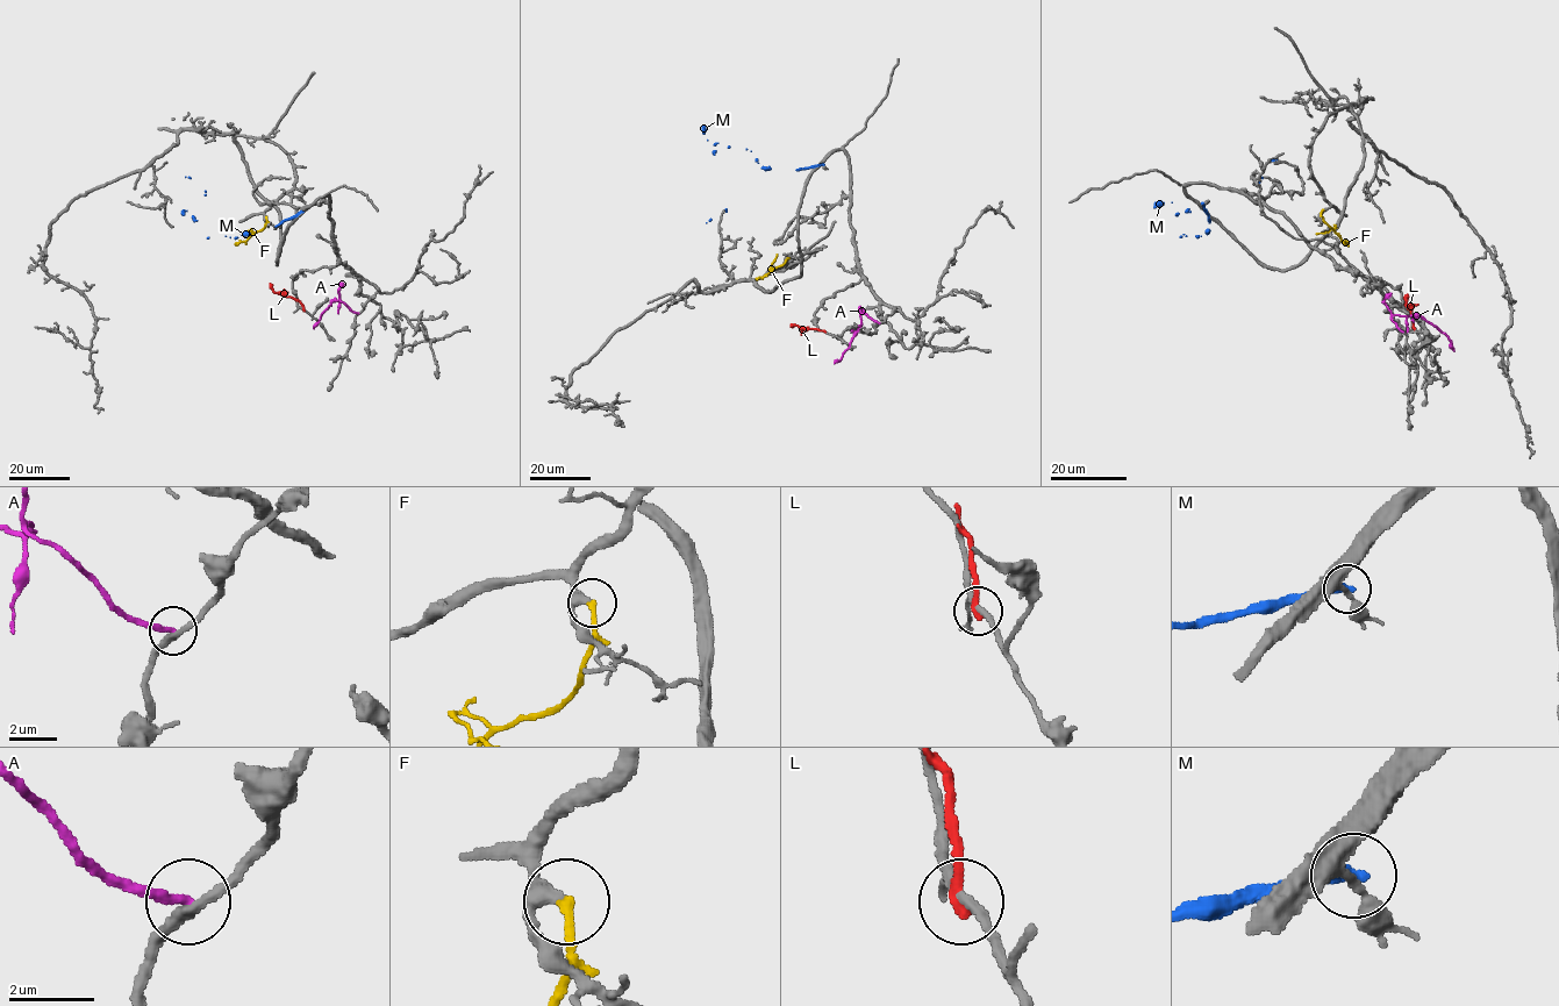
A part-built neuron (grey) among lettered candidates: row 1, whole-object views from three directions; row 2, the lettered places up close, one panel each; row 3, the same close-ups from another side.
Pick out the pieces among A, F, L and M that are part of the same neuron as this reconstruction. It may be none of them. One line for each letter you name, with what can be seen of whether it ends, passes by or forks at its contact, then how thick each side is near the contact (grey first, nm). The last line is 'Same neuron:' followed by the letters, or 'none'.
F: it ends there; 280 nm thick on the grey side, 240 nm on the other
Same neuron: F

